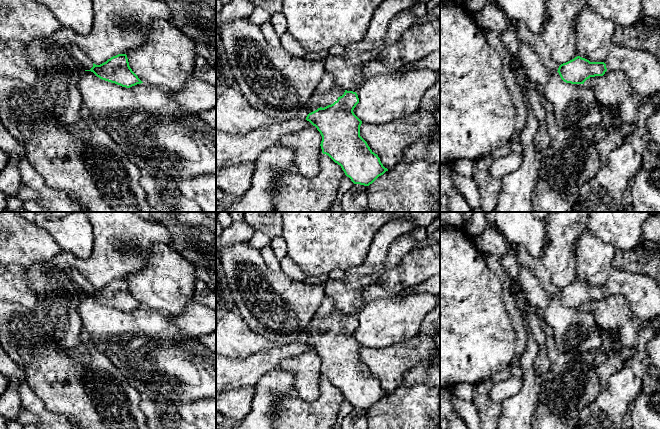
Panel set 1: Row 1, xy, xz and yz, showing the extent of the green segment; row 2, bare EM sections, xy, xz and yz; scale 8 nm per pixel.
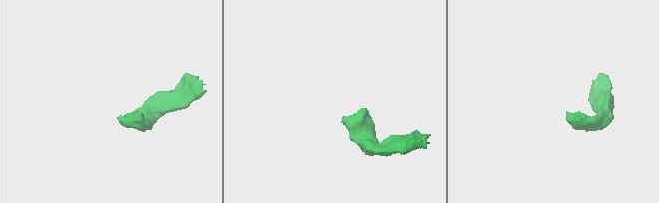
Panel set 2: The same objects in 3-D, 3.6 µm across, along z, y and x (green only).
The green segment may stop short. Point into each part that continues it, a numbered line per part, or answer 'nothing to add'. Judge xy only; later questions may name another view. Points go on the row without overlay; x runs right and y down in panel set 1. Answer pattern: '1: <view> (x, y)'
1: xy (82, 284)

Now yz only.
1: yz (534, 265)

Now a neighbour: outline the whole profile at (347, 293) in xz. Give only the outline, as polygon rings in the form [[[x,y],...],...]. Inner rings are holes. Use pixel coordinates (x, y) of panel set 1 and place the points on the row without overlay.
[[[346,274],[341,279],[328,279],[324,285],[324,293],[333,298],[334,309],[347,315],[357,316],[364,307],[363,290],[373,285],[379,274],[364,276]]]

